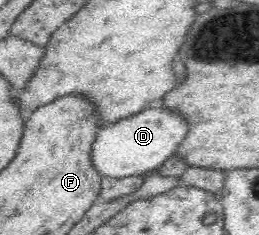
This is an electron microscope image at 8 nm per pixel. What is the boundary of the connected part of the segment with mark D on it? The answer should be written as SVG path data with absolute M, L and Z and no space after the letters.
M161 103L152 104L138 114L102 126L94 138L90 161L102 178L156 173L159 166L176 153L180 142L188 134L188 128L190 125L180 112L170 111L168 107L162 107Z

